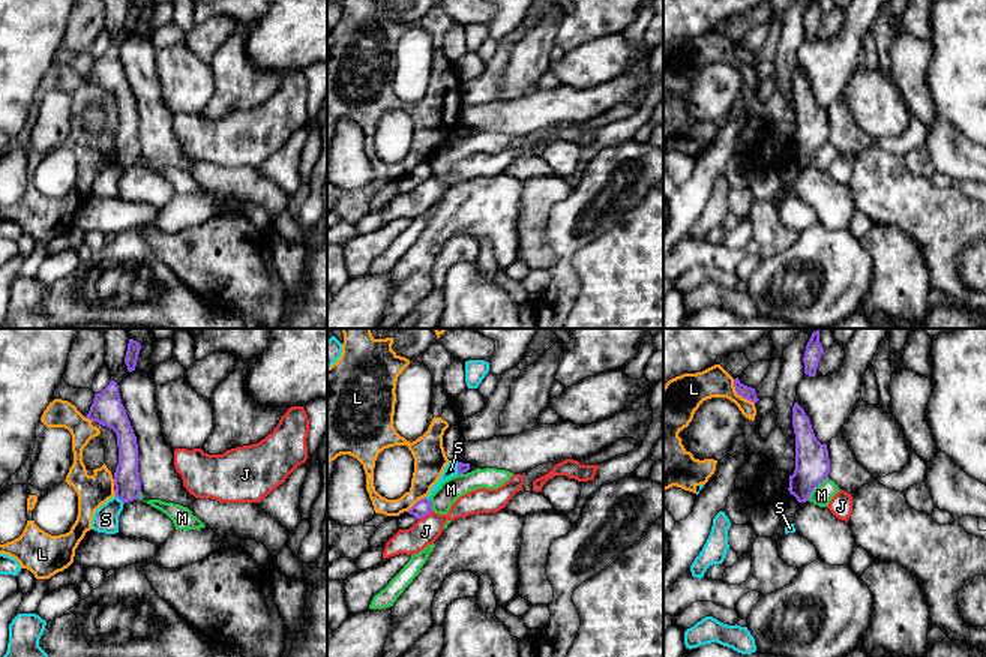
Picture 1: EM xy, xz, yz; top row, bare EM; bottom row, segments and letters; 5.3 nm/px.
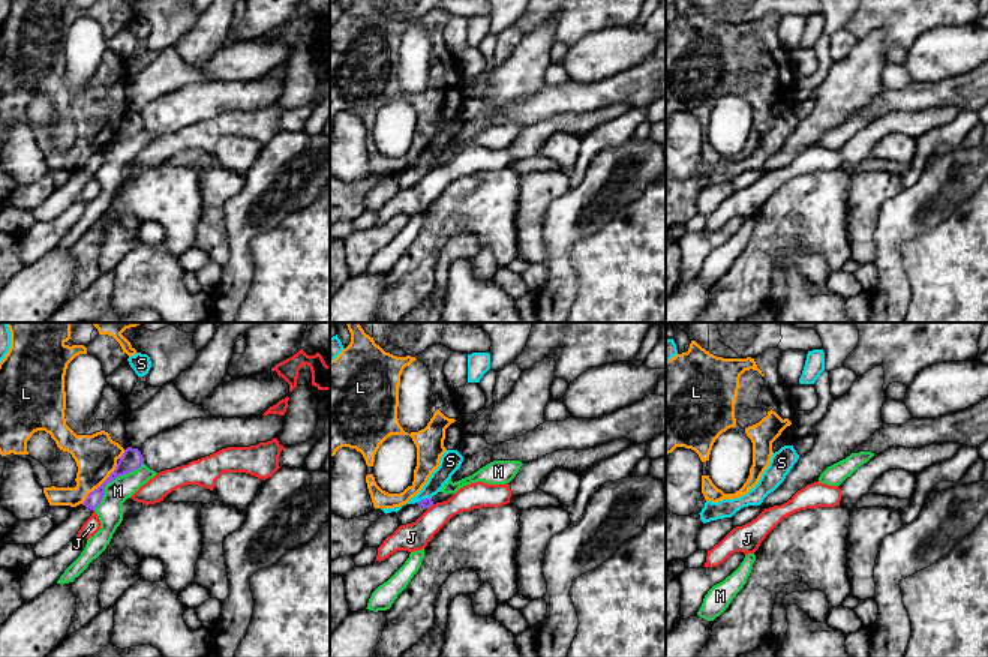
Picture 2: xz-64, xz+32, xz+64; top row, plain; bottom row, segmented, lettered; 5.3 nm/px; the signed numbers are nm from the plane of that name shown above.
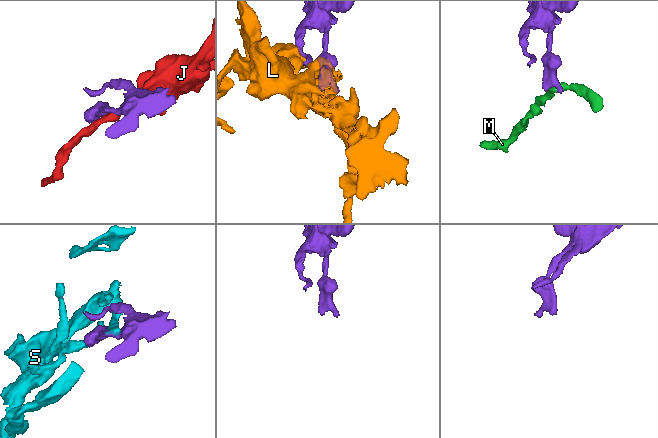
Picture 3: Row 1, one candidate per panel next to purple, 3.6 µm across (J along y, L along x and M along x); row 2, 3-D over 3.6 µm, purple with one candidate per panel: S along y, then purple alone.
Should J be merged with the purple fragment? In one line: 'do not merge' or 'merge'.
do not merge

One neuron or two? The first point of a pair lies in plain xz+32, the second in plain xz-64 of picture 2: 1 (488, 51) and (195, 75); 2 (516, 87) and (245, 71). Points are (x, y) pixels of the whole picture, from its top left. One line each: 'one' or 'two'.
1: two
2: two

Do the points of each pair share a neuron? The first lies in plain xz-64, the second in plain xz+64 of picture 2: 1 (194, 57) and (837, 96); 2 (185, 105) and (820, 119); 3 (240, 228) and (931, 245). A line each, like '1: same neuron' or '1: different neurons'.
1: same neuron
2: different neurons
3: different neurons

